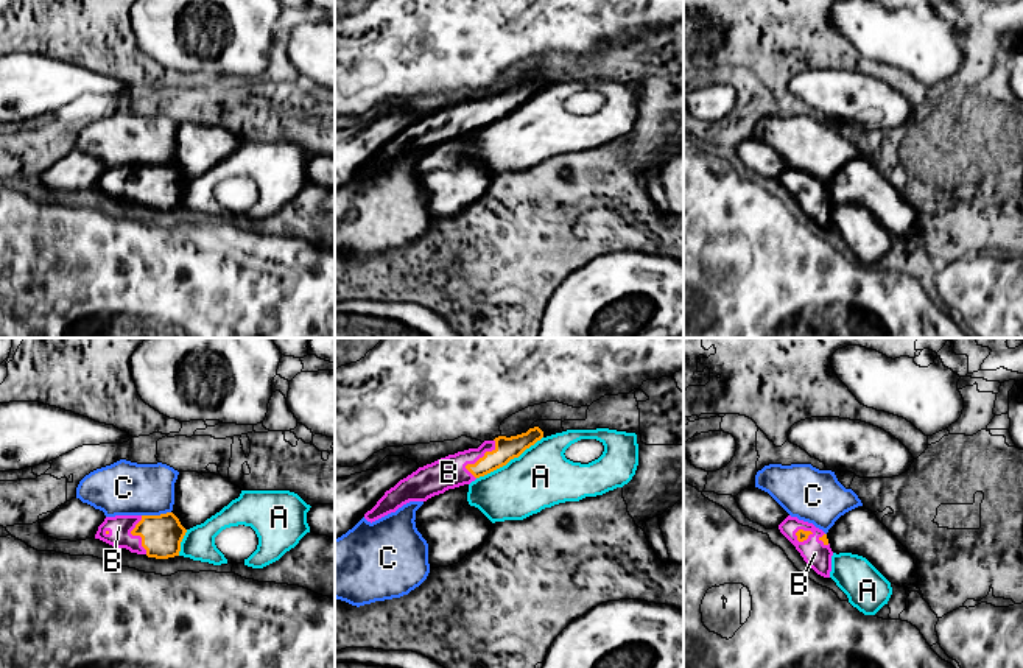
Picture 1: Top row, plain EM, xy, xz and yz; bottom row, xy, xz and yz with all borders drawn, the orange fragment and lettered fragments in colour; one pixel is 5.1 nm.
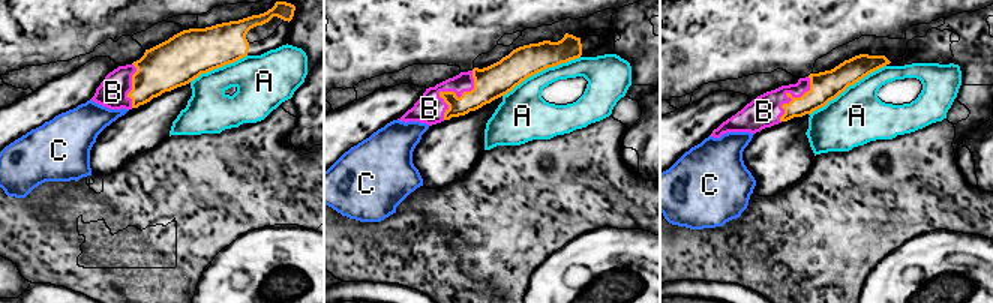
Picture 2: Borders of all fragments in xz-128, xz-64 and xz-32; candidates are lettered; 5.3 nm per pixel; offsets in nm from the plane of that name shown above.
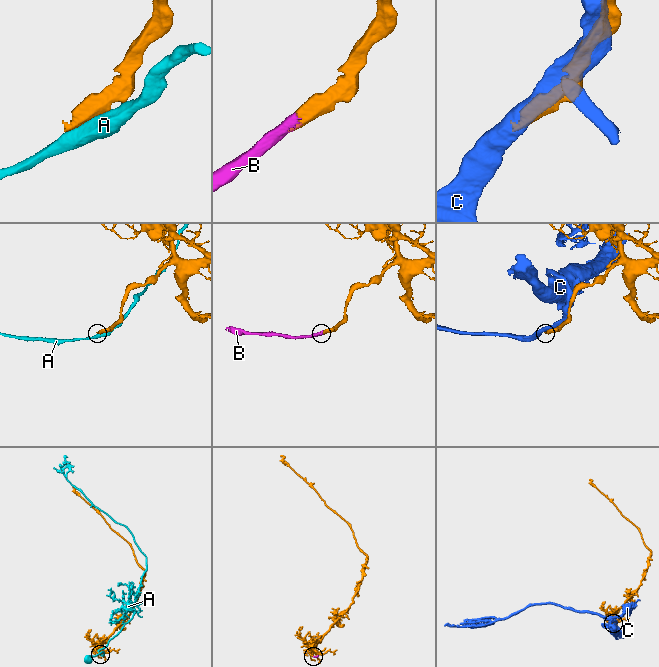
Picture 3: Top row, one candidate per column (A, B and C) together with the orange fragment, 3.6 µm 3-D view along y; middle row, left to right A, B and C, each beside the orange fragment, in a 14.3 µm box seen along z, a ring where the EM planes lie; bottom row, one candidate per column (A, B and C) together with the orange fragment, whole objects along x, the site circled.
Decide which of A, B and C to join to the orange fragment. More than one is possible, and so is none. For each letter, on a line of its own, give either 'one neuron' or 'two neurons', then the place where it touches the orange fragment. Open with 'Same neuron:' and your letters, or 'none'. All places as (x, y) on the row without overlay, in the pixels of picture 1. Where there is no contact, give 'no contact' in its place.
Same neuron: B
A: two neurons; meets orange in xz at (509, 111)
B: one neuron; meets orange in xz at (478, 111)
C: two neurons; meets orange in xy at (156, 167)

